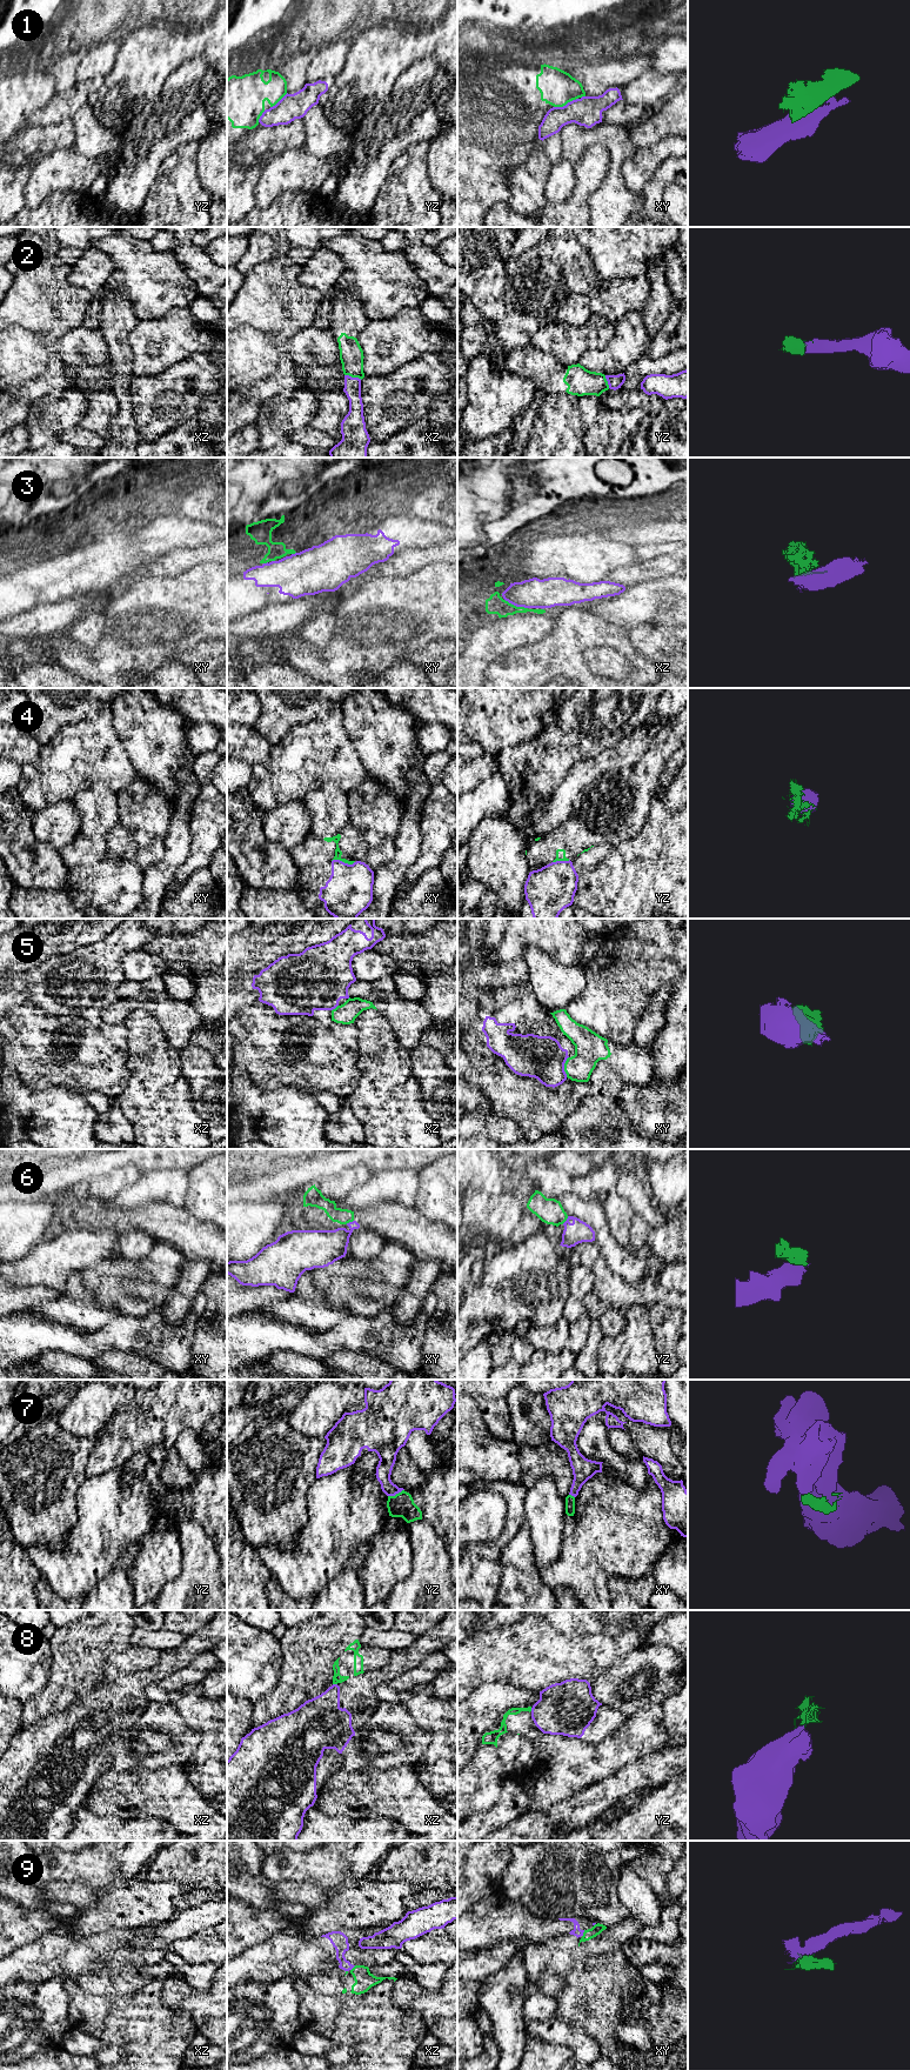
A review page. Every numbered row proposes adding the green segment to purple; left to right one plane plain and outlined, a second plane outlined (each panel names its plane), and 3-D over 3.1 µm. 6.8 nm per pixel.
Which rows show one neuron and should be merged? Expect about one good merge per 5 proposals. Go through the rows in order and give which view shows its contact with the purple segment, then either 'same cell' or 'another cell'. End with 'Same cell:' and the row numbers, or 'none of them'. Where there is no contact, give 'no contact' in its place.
1: contact in xy; another cell
2: contact in xz; same cell
3: contact in xz; another cell
4: contact in xy; another cell
5: contact in xy; another cell
6: contact in yz; another cell
7: contact in yz; another cell
8: contact in xz; another cell
9: contact in xy; another cell
Same cell: 2

